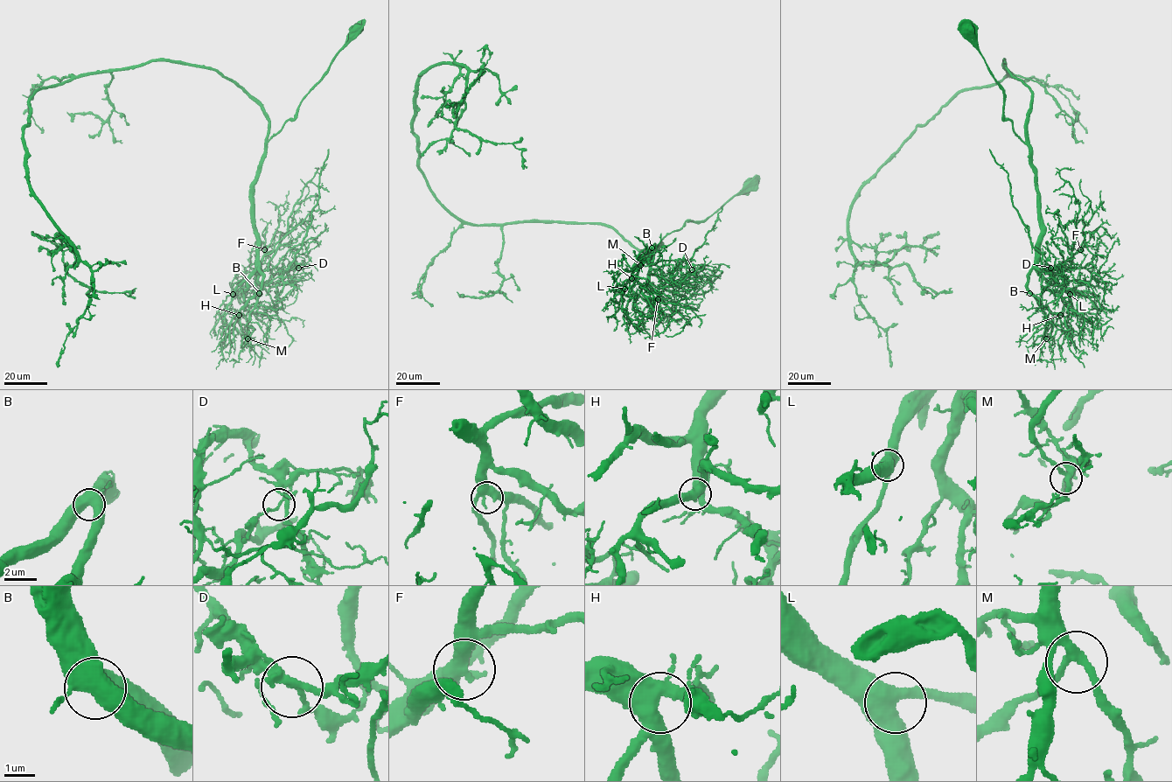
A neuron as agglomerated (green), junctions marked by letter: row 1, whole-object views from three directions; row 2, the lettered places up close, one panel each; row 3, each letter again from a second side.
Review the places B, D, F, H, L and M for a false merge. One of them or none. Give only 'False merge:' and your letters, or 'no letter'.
False merge: D

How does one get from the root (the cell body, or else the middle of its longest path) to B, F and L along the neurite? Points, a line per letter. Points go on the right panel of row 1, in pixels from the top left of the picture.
B: (966, 30), (970, 42), (1001, 87), (1003, 119), (1011, 122), (1029, 150), (1040, 223), (1029, 293)
F: (966, 30), (1001, 87), (1003, 119), (1029, 150), (1040, 205), (1036, 267), (1061, 272), (1080, 249)
L: (966, 30), (970, 42), (1001, 87), (1003, 119), (1011, 122), (1029, 150), (1040, 205), (1037, 268), (1070, 294)

